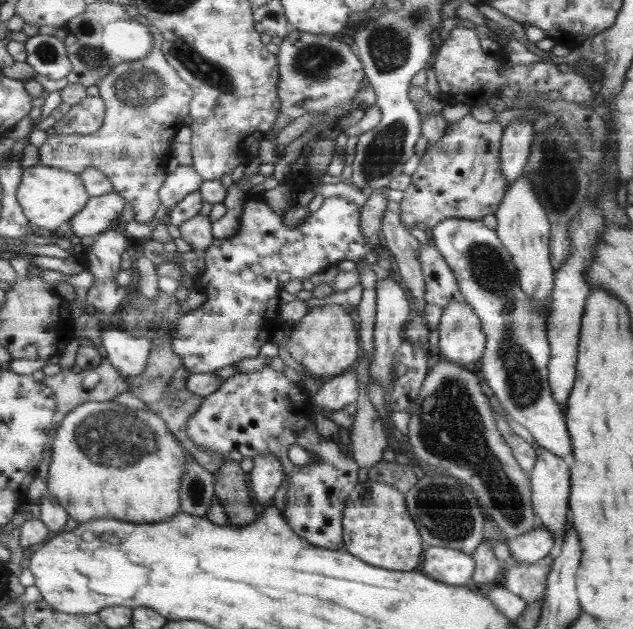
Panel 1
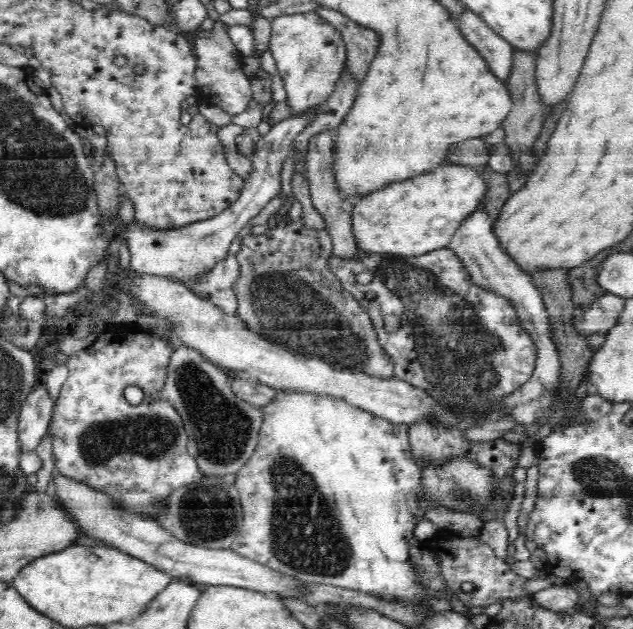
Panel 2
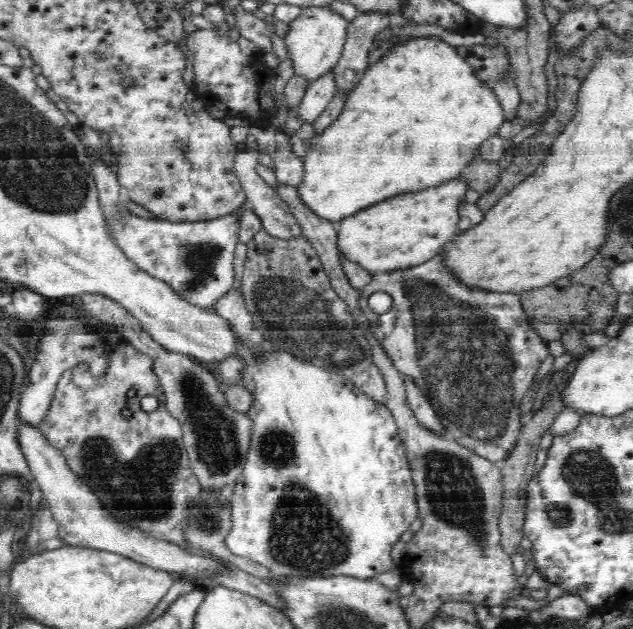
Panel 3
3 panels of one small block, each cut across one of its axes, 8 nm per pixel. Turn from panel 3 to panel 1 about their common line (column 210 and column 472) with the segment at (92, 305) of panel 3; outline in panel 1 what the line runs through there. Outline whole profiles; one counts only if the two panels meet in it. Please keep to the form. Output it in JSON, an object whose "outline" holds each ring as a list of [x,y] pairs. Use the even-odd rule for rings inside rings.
{"outline":[[[435,355],[434,361],[429,367],[429,371],[425,374],[422,386],[418,396],[409,404],[408,411],[410,413],[410,421],[408,423],[407,441],[412,445],[411,450],[414,453],[414,461],[416,465],[420,463],[426,463],[430,466],[434,466],[438,472],[446,473],[450,476],[460,479],[471,487],[472,492],[475,492],[479,506],[484,510],[484,513],[494,522],[496,526],[503,532],[508,540],[521,537],[523,534],[528,533],[534,529],[534,511],[532,503],[532,482],[530,480],[530,474],[525,470],[522,470],[520,464],[517,463],[516,456],[513,454],[512,447],[507,443],[501,434],[501,431],[497,428],[496,416],[492,416],[492,408],[488,404],[488,398],[480,392],[480,386],[478,386],[478,378],[476,374],[468,372],[468,366],[456,364],[450,362],[441,355]]]}

